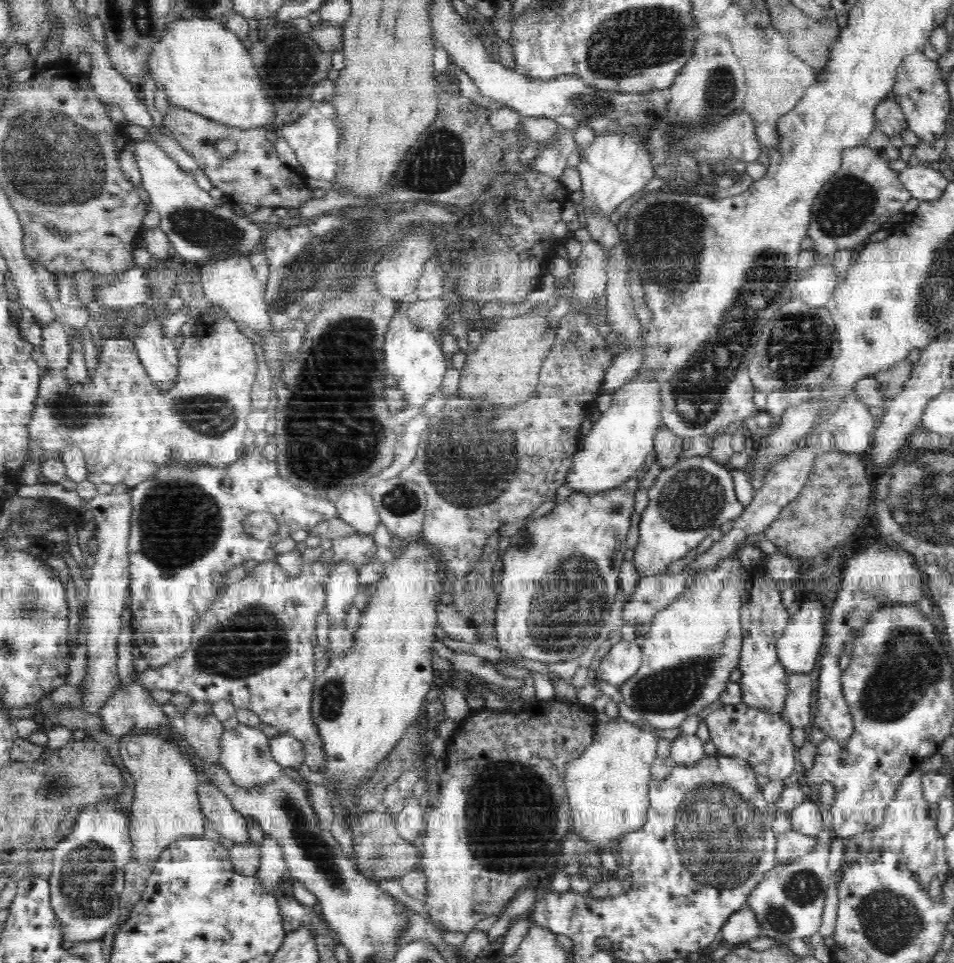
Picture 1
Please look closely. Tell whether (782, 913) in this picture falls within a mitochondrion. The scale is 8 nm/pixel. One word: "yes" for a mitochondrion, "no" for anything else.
yes

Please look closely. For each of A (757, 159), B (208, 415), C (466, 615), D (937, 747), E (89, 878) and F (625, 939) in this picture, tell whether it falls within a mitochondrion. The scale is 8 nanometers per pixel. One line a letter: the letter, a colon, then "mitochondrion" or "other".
A: other
B: mitochondrion
C: other
D: other
E: mitochondrion
F: other

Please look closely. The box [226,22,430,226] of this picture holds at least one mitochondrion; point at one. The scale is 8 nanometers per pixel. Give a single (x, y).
(291, 64)

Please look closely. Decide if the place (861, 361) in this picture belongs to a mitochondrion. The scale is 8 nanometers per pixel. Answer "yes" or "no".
no

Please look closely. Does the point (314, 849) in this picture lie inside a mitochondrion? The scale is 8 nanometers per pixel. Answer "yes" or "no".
yes

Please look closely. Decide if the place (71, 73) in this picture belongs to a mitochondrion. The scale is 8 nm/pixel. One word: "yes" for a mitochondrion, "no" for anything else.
no

